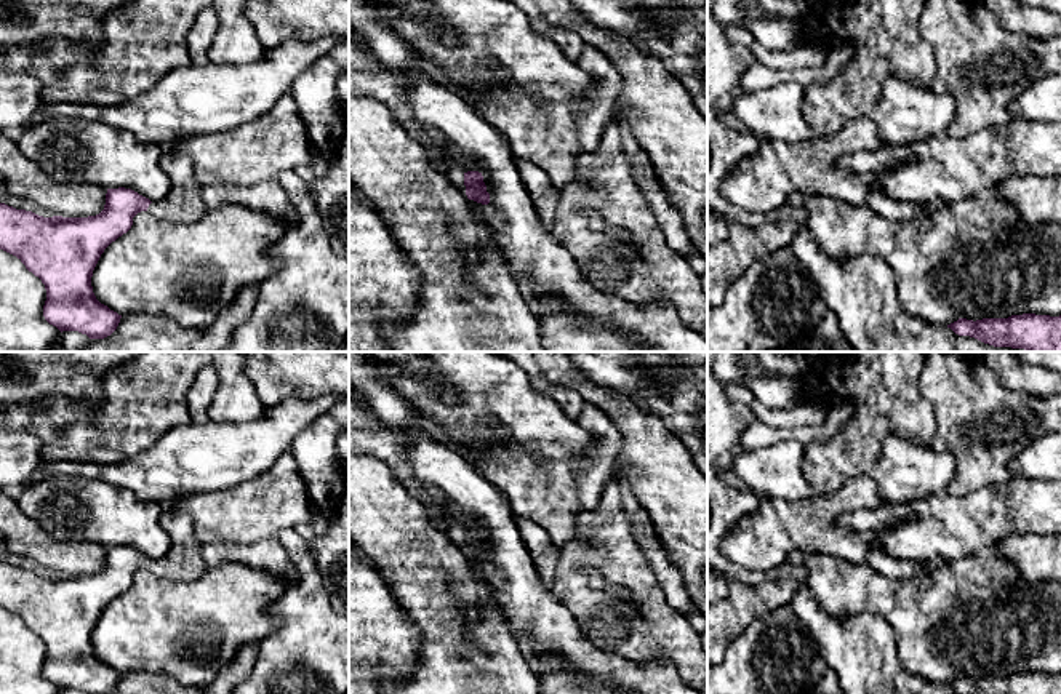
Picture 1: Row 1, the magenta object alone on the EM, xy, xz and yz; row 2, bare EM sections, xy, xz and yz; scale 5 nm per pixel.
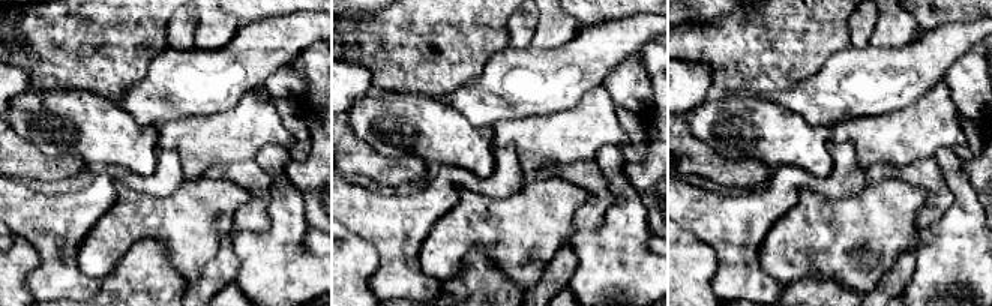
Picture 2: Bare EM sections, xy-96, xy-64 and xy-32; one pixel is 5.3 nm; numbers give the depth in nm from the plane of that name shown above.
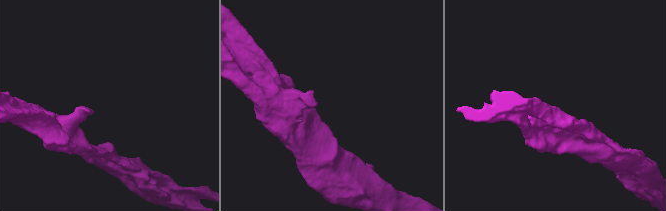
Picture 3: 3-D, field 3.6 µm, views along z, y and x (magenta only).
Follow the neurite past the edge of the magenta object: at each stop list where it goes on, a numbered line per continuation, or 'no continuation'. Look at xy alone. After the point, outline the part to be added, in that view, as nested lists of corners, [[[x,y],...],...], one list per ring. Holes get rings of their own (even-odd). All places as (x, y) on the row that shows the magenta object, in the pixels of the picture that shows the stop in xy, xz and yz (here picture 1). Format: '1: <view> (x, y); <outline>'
1: xy (183, 203); [[[173,146],[166,147],[160,158],[160,168],[170,179],[170,190],[163,200],[152,201],[147,213],[160,221],[189,224],[198,221],[208,208],[202,198],[202,185],[195,179],[192,160],[174,155]]]

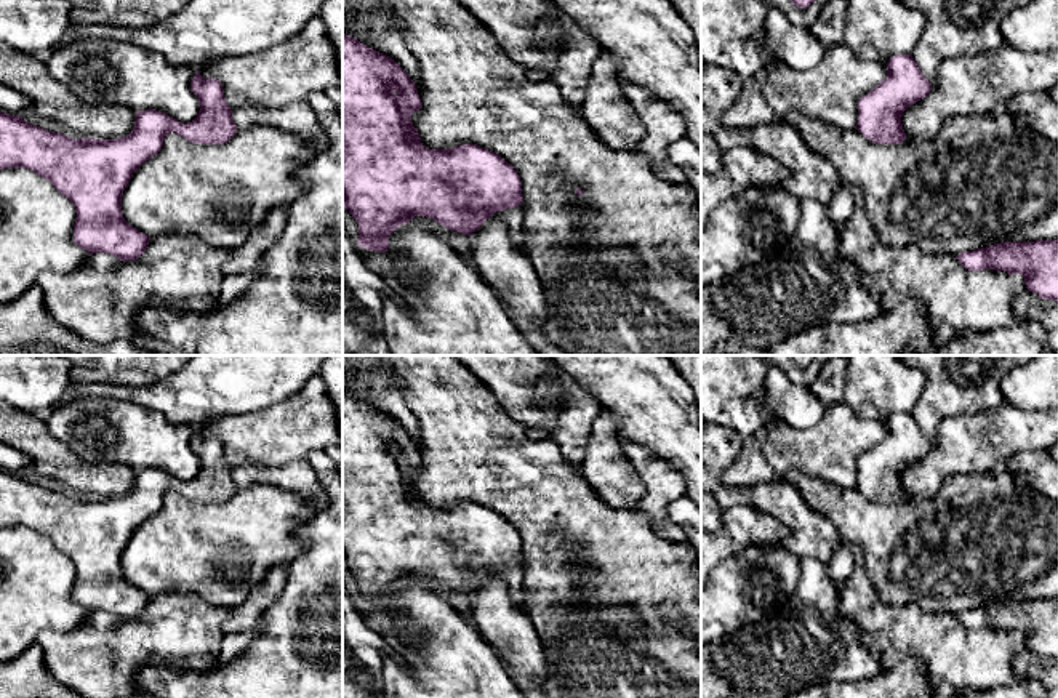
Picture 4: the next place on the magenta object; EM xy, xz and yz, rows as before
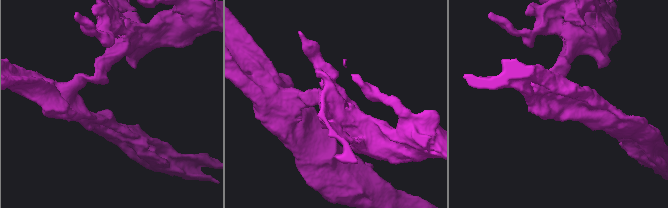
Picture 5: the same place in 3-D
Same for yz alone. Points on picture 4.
no continuation

